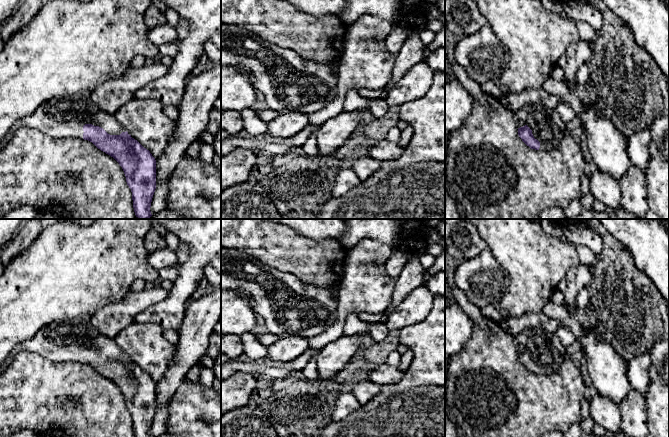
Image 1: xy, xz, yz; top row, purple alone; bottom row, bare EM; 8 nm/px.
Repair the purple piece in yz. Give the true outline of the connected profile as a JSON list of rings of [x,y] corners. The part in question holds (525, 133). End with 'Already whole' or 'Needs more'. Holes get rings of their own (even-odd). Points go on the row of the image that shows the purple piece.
[[[532,103],[513,113],[522,141],[535,150],[551,150],[559,146],[566,124],[554,109]]]. Needs more

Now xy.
[[[57,98],[42,103],[30,116],[19,125],[39,130],[54,138],[79,138],[92,142],[98,149],[113,157],[122,167],[126,182],[132,192],[133,208],[136,217],[149,219],[152,198],[156,189],[156,160],[149,150],[118,123],[114,115],[103,111],[91,99]]]. Needs more

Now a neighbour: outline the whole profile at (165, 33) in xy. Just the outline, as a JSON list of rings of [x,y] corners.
[[[167,22],[157,27],[148,28],[147,35],[151,42],[157,46],[178,40],[176,28]]]

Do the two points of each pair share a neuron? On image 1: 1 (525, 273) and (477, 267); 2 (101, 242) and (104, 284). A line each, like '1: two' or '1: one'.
1: two
2: one

